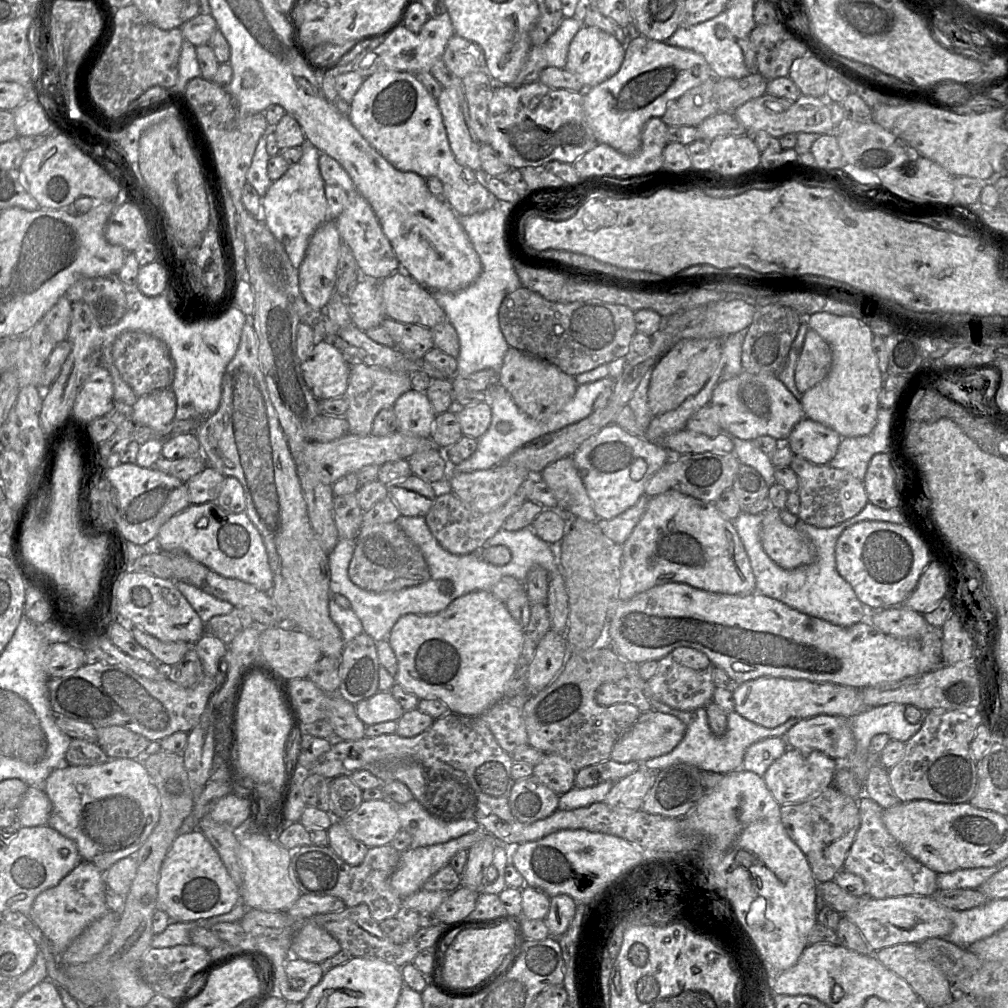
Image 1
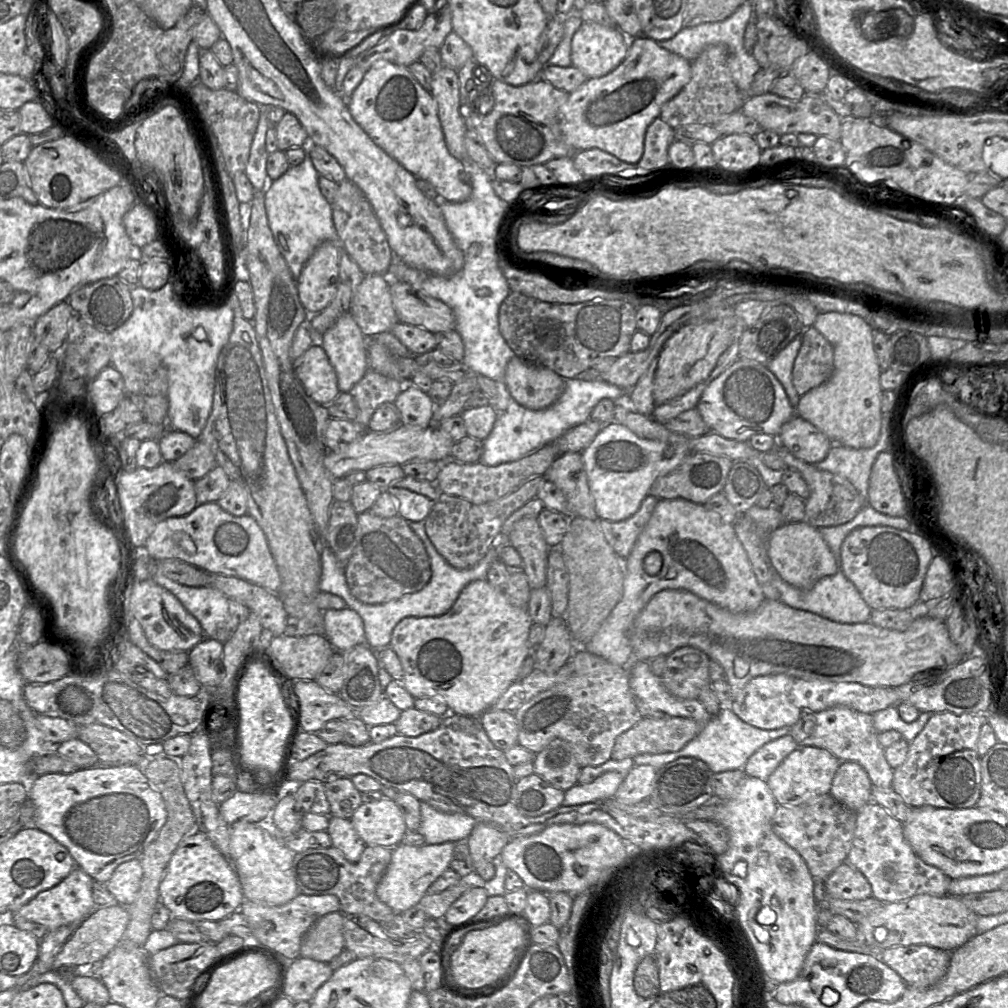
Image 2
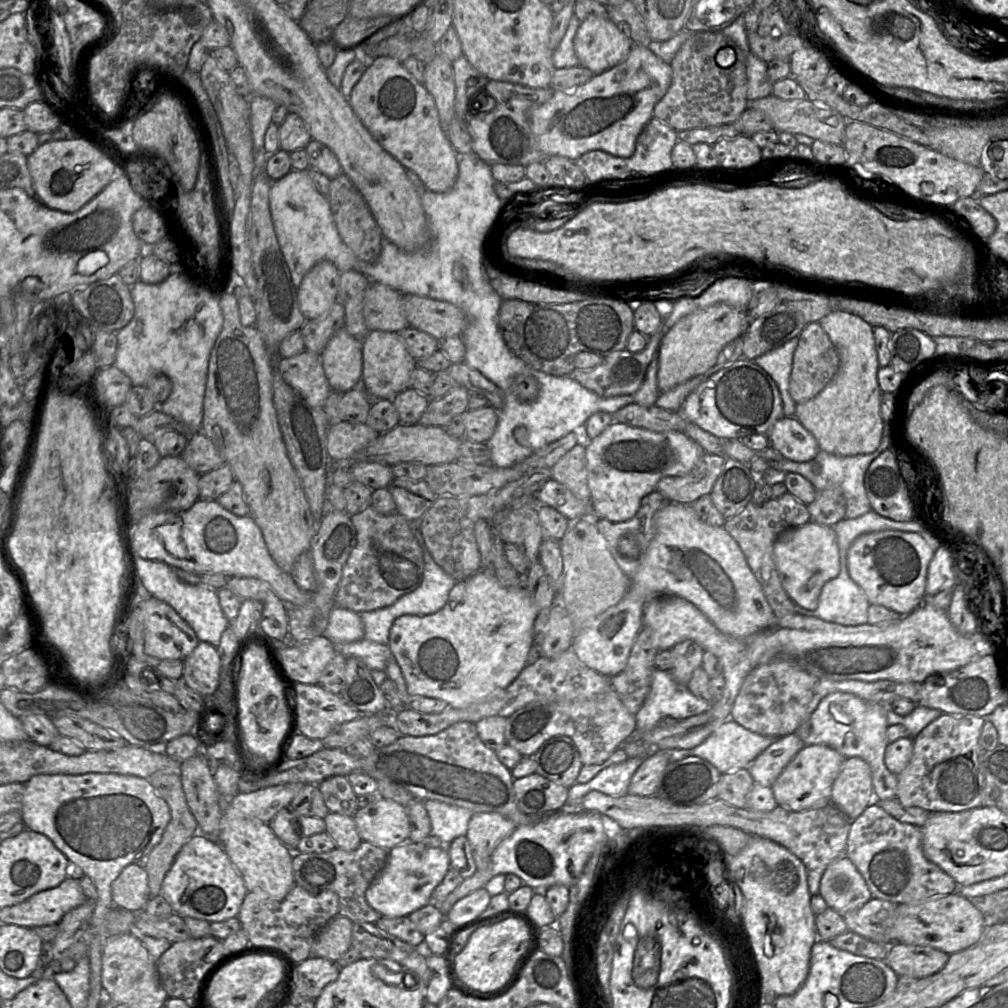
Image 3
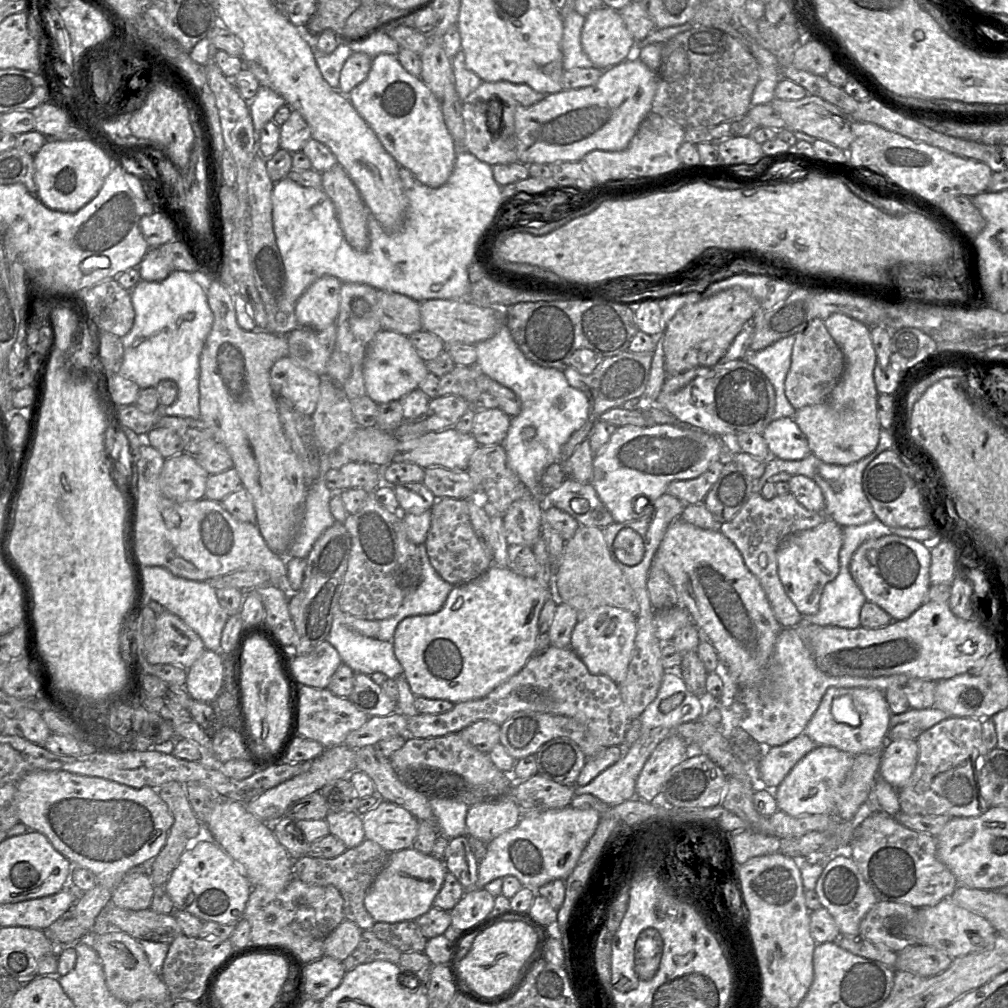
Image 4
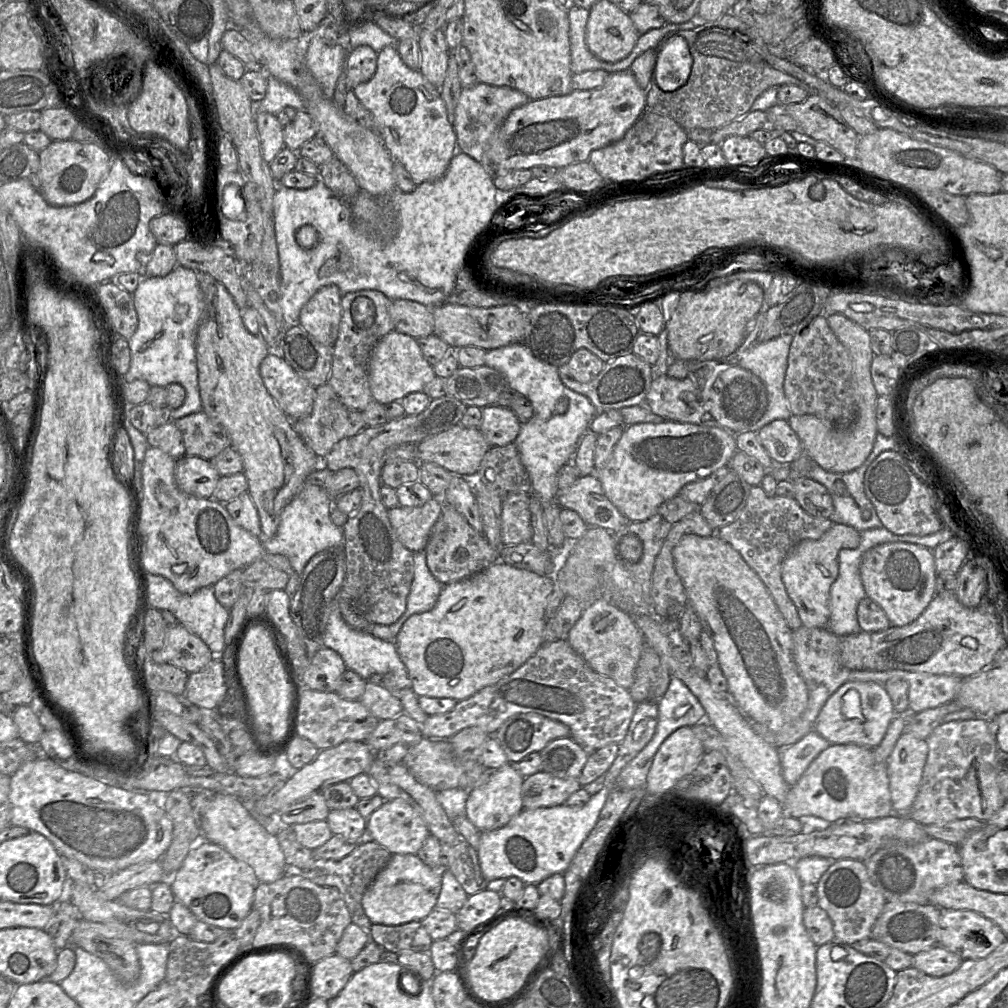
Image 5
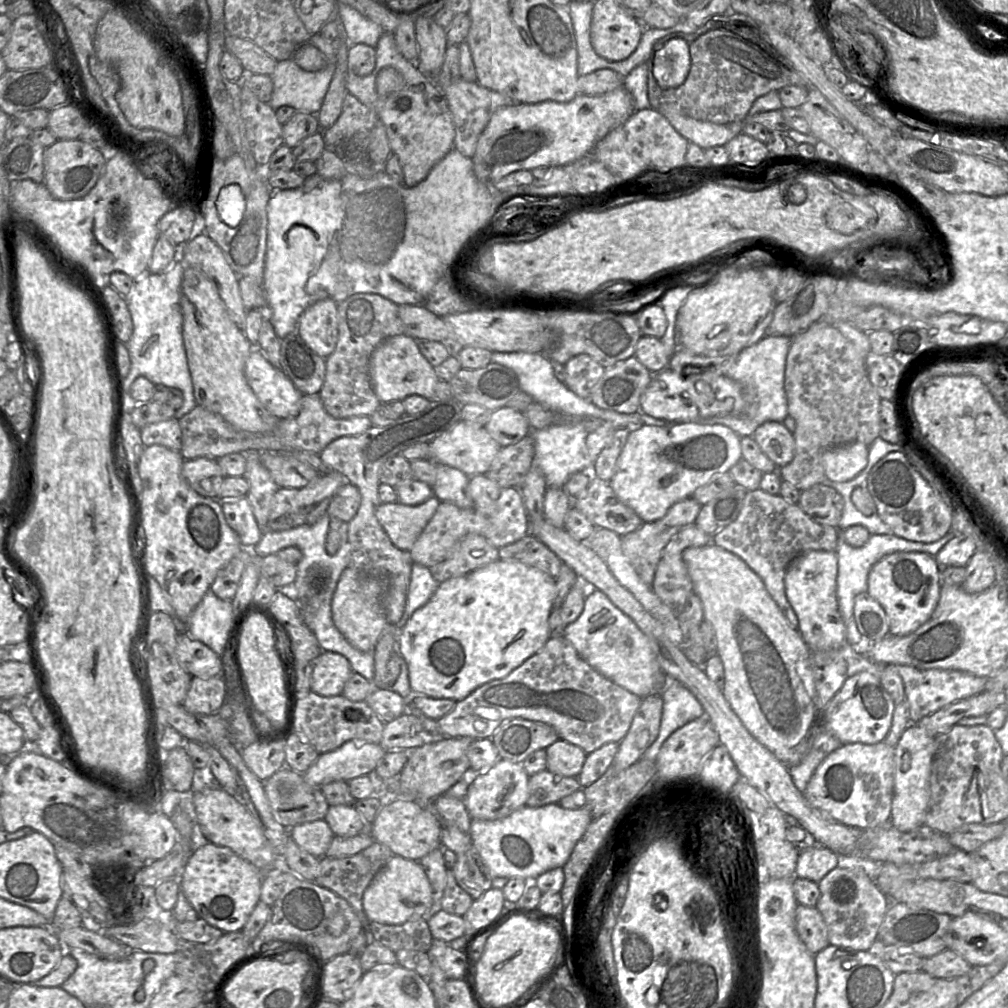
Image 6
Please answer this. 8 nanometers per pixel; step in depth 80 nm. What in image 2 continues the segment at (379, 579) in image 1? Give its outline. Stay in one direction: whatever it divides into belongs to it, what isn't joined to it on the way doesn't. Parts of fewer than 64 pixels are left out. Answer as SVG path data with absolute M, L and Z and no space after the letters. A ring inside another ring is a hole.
M366 511L358 515L357 544L345 576L354 597L366 604L382 604L421 590L431 578L430 559L406 519L399 514L383 518Z

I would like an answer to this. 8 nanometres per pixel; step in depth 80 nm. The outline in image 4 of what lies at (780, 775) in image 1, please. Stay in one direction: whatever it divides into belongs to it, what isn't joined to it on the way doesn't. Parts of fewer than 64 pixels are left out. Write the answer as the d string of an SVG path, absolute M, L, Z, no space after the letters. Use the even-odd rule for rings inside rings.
M817 745L791 769L774 789L778 810L793 816L834 812L834 795L851 770L856 755L832 746Z

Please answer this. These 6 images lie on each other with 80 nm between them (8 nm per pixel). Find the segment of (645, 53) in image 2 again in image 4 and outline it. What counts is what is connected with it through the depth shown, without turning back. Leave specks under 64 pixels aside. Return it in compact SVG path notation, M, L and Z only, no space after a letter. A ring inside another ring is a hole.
M634 49L631 58L604 70L594 85L563 89L560 92L545 95L542 100L531 106L518 106L514 114L517 162L530 165L556 161L580 161L592 150L624 150L640 123L651 112L652 101L657 90L657 73L637 58L636 51L638 49Z

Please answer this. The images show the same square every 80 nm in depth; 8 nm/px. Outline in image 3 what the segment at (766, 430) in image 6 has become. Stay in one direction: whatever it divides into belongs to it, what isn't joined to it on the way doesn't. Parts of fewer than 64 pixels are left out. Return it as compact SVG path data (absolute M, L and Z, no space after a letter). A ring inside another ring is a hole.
M794 416L779 419L769 432L769 441L771 447L795 462L808 462L821 450L813 434Z

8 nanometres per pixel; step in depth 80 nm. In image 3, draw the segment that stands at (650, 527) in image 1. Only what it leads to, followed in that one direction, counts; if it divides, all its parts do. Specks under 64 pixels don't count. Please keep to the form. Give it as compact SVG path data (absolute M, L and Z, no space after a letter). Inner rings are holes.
M670 502L655 515L654 537L630 580L624 598L598 615L584 628L577 630L571 649L588 668L606 677L618 675L626 667L636 637L643 626L646 605L660 595L676 595L690 601L719 631L737 639L746 639L775 622L774 612L762 587L734 538L724 527L711 526L701 521L691 505Z

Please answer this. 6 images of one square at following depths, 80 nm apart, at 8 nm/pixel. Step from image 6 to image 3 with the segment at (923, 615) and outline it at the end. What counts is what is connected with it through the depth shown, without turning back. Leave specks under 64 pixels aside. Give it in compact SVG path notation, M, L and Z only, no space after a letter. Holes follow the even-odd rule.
M896 530L869 532L849 547L847 568L870 604L882 605L906 616L923 603L927 570L933 555L934 551L919 534Z

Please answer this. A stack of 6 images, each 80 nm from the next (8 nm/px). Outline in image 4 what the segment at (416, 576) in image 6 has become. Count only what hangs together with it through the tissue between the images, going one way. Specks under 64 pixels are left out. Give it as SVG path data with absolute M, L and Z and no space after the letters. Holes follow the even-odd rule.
M425 544L418 545L422 579L415 590L408 594L397 612L379 621L377 639L392 641L397 625L412 615L433 614L441 609L454 585L445 581L431 564Z

